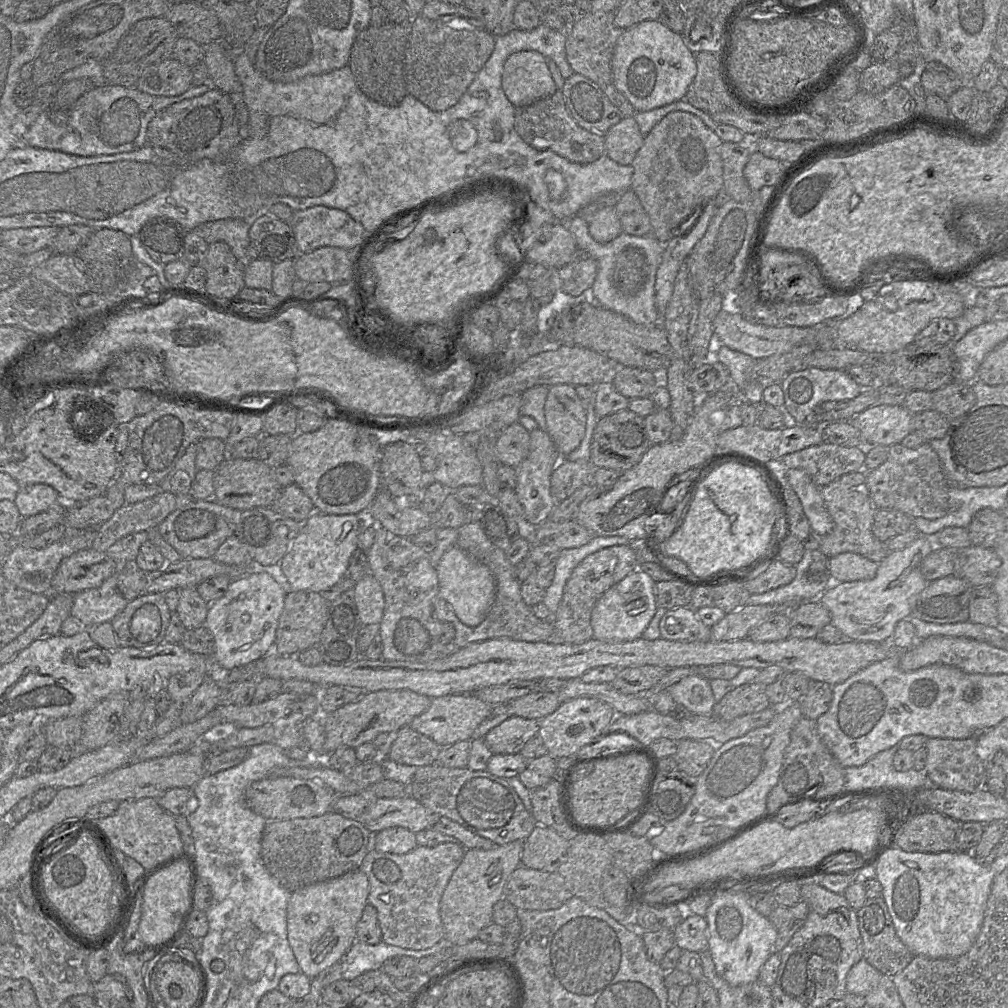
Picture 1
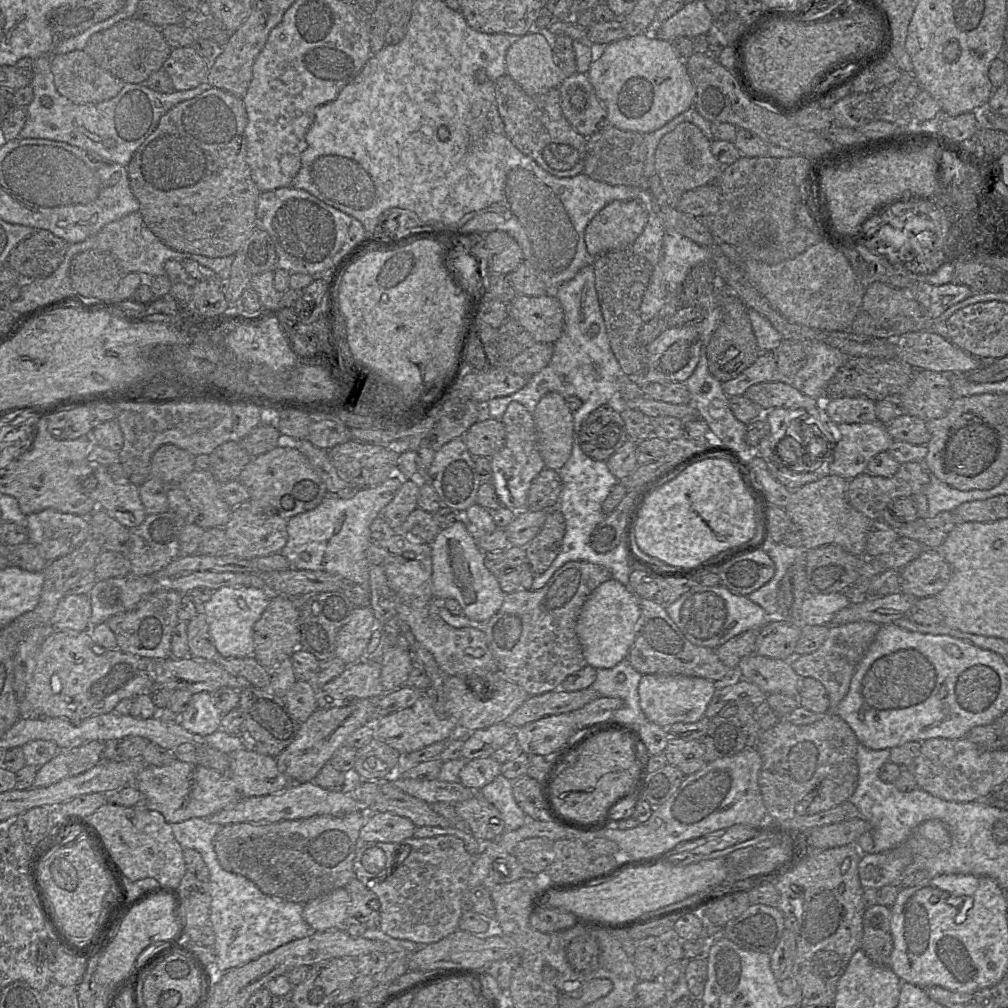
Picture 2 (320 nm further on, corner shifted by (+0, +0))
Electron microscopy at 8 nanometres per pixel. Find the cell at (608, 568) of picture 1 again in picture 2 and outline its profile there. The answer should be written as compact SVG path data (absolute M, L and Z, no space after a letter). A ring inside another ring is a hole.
M570 561L564 564L561 568L559 568L542 589L540 590L518 589L512 593L507 594L502 606L500 607L500 609L497 611L495 615L493 615L485 624L476 624L476 625L481 625L486 634L488 646L498 665L498 671L505 678L522 687L530 696L559 689L561 683L568 676L572 675L573 673L576 673L577 671L581 670L587 665L582 653L581 645L579 643L576 634L577 620L585 602L587 601L591 593L599 585L601 585L602 583L610 579L612 579L612 574L610 570L604 566L593 564L586 561Z

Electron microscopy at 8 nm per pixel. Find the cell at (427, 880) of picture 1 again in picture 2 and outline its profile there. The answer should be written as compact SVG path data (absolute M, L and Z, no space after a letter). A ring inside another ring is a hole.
M441 835L430 838L408 838L400 843L366 843L357 850L354 861L355 877L368 889L377 895L380 902L380 930L388 936L407 940L419 945L429 945L436 943L458 930L459 920L466 909L466 895L468 892L468 879L470 870L474 862L474 857L466 850L464 842L453 835Z

